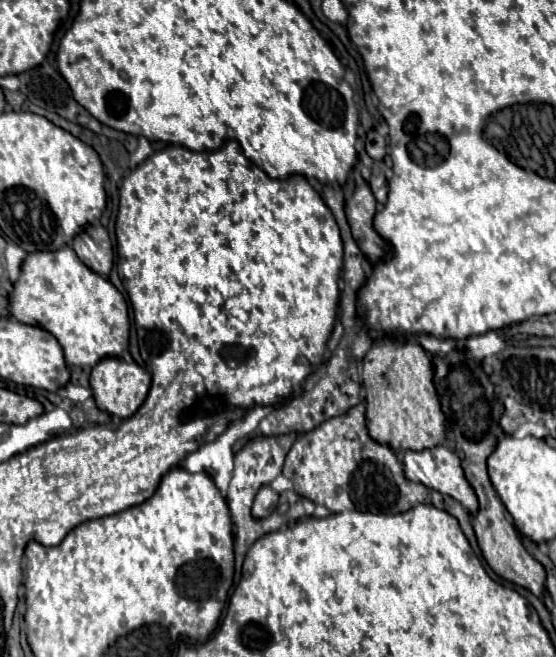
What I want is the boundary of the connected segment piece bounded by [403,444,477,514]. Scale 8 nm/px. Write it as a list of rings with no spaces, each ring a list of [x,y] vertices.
[[[439,444],[435,448],[429,450],[421,450],[421,452],[405,452],[403,454],[403,474],[409,482],[419,482],[425,484],[431,490],[437,490],[441,494],[447,494],[451,498],[455,498],[457,502],[461,502],[471,514],[477,512],[477,496],[473,492],[473,488],[469,486],[467,490],[467,480],[463,476],[461,464],[459,464],[459,456],[447,448],[445,444]]]

